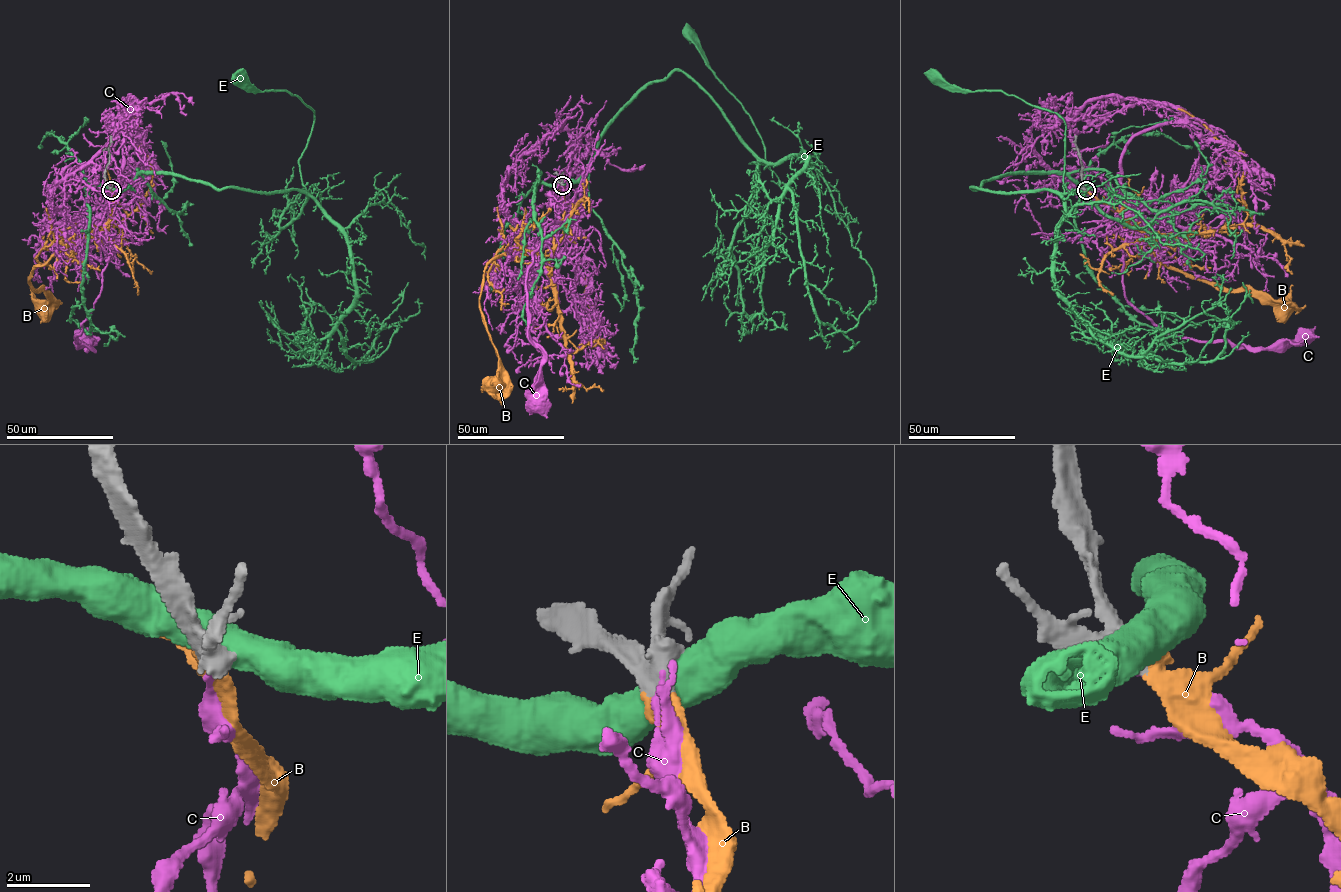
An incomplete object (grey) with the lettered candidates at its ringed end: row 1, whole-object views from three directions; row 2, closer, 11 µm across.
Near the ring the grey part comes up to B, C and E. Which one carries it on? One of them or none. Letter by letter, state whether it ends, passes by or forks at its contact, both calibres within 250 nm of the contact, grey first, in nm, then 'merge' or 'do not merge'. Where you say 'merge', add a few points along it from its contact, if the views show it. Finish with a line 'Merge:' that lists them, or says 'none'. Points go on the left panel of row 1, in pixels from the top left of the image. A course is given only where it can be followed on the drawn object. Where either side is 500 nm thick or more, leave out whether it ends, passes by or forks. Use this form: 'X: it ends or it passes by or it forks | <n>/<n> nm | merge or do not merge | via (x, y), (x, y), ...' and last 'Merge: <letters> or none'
B: 400/500 nm | merge | via (110, 189), (112, 212), (101, 233), (63, 248), (31, 271), (31, 285), (47, 295), (43, 310)
C: it ends | 460/160 nm | do not merge
E: 550/750 nm | do not merge
Merge: B

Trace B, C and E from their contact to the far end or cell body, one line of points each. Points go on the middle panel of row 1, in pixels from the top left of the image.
B: (561, 185), (563, 218), (551, 256), (508, 250), (484, 270), (479, 303), (498, 355), (494, 380)
C: (562, 184), (552, 235), (561, 224), (553, 221), (545, 230), (526, 281), (529, 338), (543, 355), (536, 404)
E: (561, 183), (584, 173), (640, 92), (675, 71), (718, 107), (750, 163), (765, 163), (754, 123), (688, 34)

